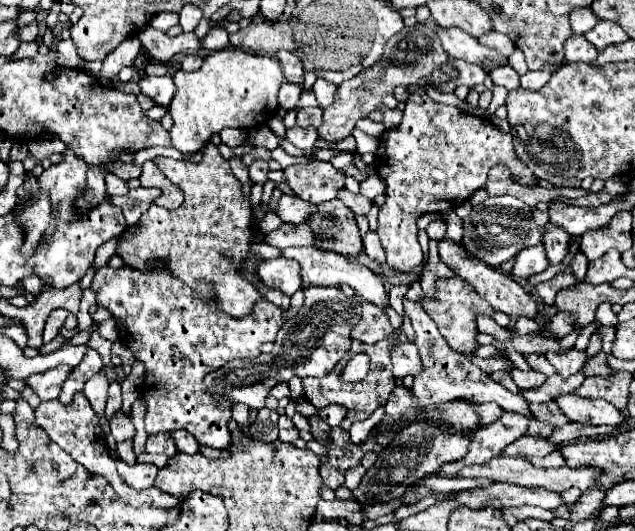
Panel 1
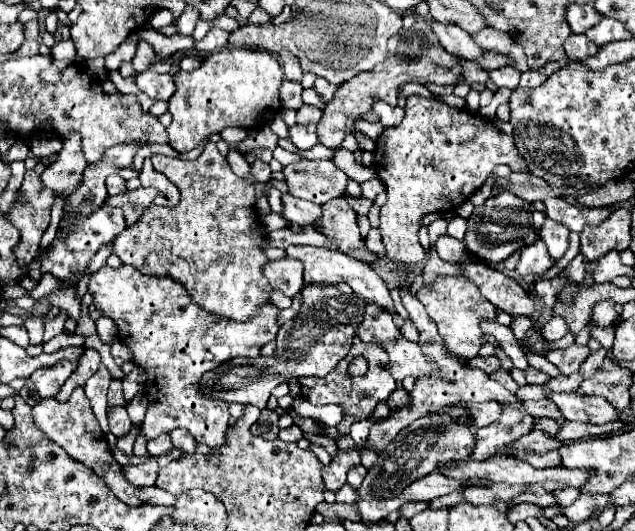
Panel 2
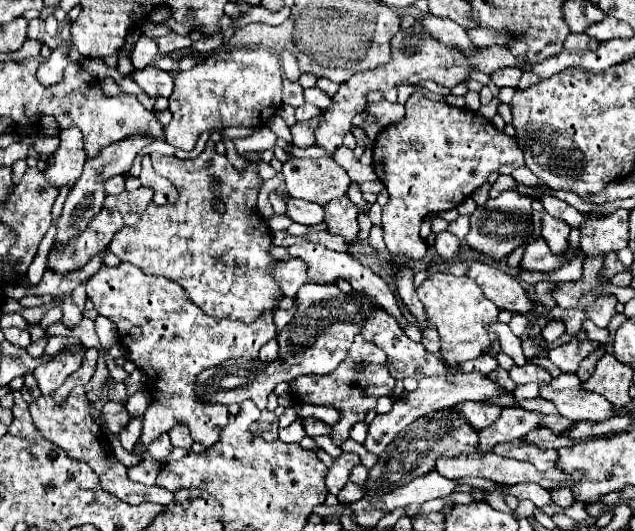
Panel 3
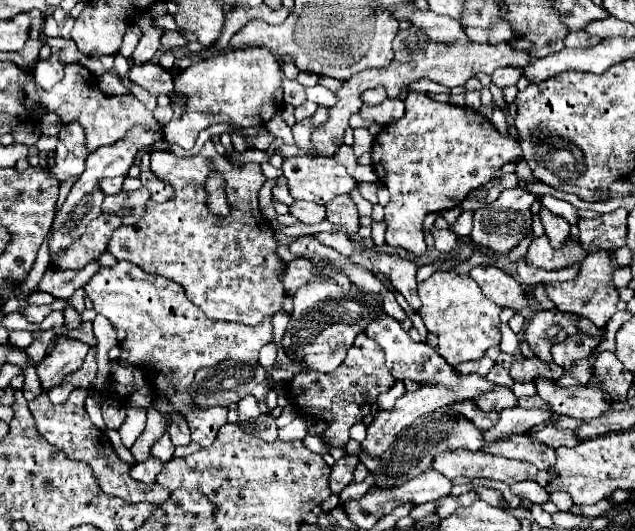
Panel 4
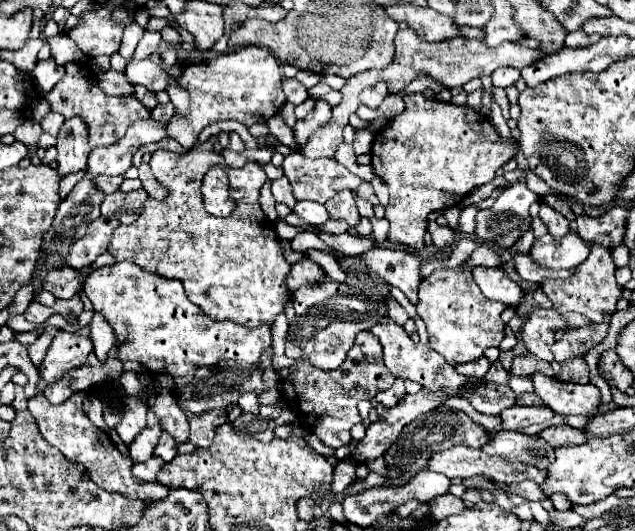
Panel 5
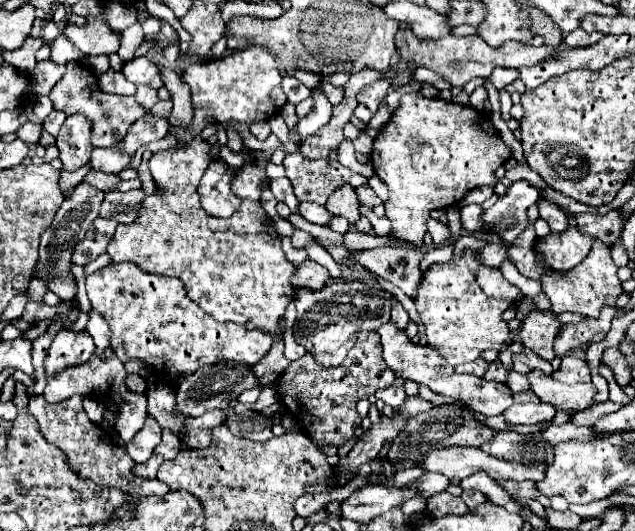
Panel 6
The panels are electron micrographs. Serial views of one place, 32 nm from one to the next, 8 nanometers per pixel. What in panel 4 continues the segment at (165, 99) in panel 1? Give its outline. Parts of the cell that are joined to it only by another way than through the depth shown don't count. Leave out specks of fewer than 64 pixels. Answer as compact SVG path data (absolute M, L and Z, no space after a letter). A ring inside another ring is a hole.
M130 62L128 78L136 82L138 86L146 88L150 94L170 94L172 92L172 74L168 74L164 68L160 68L154 62L146 62L142 66Z

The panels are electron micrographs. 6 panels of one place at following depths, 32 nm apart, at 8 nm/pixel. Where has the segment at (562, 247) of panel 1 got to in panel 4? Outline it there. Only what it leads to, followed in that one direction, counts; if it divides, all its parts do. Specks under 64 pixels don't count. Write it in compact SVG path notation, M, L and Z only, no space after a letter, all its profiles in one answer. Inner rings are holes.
M546 208L540 210L540 220L542 220L542 226L544 226L544 234L548 236L552 248L562 248L568 234L570 234L568 222L564 218L560 218L560 216L554 216Z

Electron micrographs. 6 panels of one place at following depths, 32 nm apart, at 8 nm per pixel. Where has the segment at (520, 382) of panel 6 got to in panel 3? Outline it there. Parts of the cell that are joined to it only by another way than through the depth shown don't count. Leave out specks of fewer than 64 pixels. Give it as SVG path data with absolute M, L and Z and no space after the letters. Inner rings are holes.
M538 384L518 386L514 390L514 396L516 396L516 400L522 400L522 398L540 398L540 386Z

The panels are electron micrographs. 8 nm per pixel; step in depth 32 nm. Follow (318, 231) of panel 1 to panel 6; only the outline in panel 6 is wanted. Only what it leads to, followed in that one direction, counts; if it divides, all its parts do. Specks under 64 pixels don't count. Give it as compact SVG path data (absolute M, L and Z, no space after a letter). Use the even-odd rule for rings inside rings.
M340 188L336 190L330 200L326 202L326 208L328 212L332 212L332 216L344 216L350 224L354 224L358 218L360 218L360 212L358 212L358 196L354 192L354 188Z

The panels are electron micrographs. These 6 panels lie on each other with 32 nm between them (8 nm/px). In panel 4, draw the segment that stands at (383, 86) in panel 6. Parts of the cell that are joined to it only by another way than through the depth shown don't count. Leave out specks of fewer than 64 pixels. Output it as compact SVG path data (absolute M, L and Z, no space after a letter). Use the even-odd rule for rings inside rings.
M374 88L374 90L368 90L368 92L364 92L364 102L366 102L368 106L380 104L384 98L386 98L386 92L384 92L384 88Z

